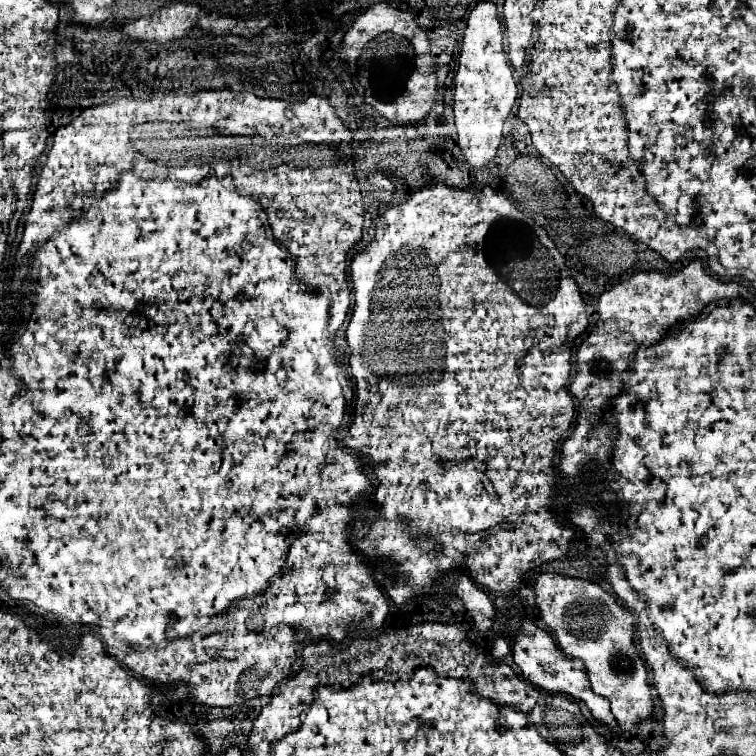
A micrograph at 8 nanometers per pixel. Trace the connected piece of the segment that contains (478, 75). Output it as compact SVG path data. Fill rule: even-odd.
M482 1L470 11L454 85L458 147L470 167L482 169L496 157L502 139L502 123L518 95L516 79L502 49L502 25L496 15L496 5L490 1Z

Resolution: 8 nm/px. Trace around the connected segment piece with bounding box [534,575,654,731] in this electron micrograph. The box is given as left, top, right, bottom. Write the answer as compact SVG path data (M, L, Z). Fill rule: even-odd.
M540 575L534 583L540 619L552 629L556 643L568 659L582 659L592 691L610 701L622 729L630 731L638 721L652 715L652 691L644 659L634 649L634 615L606 593L600 585L562 575Z

